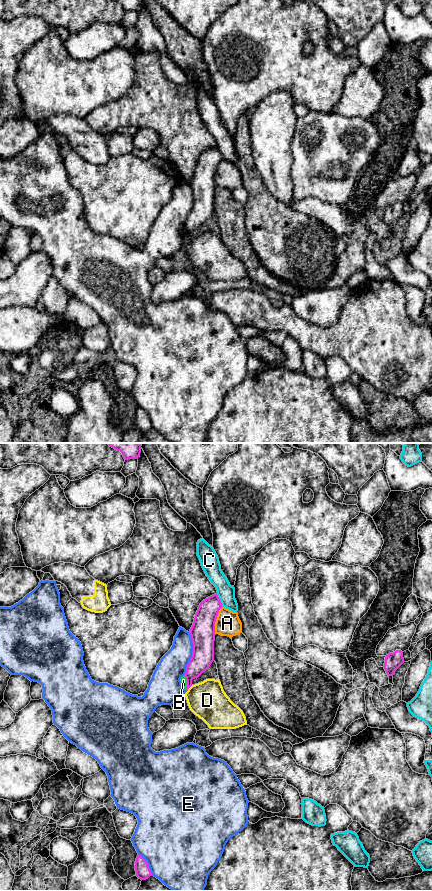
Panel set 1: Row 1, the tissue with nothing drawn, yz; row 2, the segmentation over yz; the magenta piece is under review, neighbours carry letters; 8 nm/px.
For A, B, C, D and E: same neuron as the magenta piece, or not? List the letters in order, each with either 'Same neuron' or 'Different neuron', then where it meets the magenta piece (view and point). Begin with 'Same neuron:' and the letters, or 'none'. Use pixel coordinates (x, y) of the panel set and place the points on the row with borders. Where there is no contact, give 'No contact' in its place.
Same neuron: none
A: Different neuron. Touches magenta at yz (215, 620)
B: Different neuron. Touches magenta at yz (187, 682)
C: Different neuron. Touches magenta at yz (219, 600)
D: Different neuron. Touches magenta at yz (188, 688)
E: Different neuron. Touches magenta at yz (192, 653)

